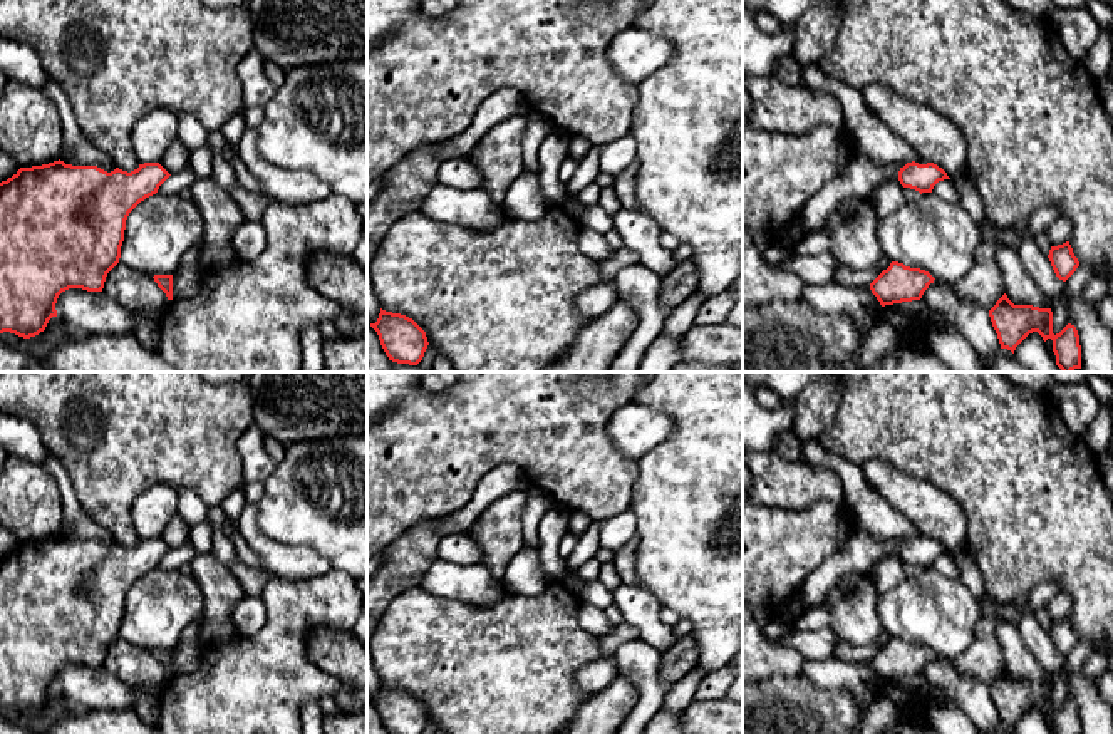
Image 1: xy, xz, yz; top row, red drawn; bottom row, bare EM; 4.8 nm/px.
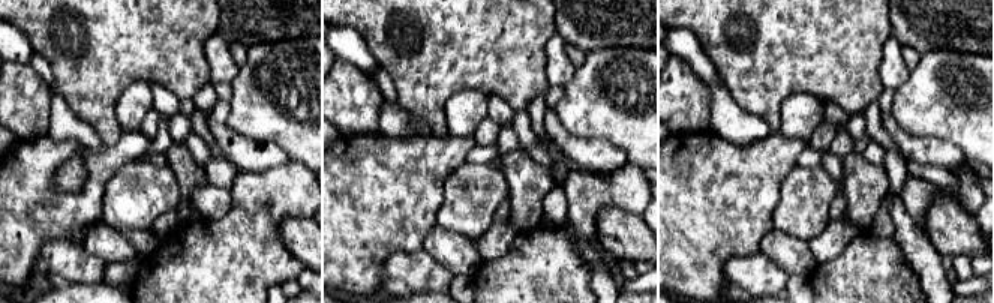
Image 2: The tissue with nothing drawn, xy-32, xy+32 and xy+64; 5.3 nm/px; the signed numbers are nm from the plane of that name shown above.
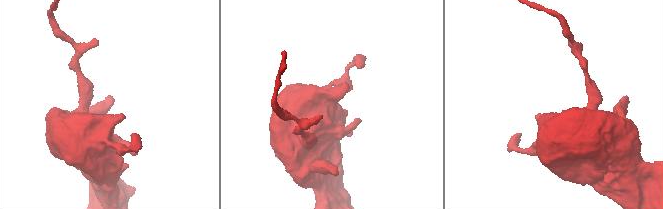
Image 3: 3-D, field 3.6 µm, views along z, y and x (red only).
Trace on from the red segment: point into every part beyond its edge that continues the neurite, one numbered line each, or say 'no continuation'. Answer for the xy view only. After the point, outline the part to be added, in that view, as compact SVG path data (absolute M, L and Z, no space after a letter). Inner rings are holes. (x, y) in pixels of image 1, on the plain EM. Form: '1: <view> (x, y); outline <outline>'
1: xy (176, 532); outline M176 513L169 523L166 525L163 535L159 540L169 548L176 550L179 548L188 538L189 538L189 526L181 519L181 516Z

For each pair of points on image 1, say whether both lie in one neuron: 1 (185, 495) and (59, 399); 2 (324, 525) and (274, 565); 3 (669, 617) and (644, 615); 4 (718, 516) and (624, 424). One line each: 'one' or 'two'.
1: two
2: two
3: two
4: two

